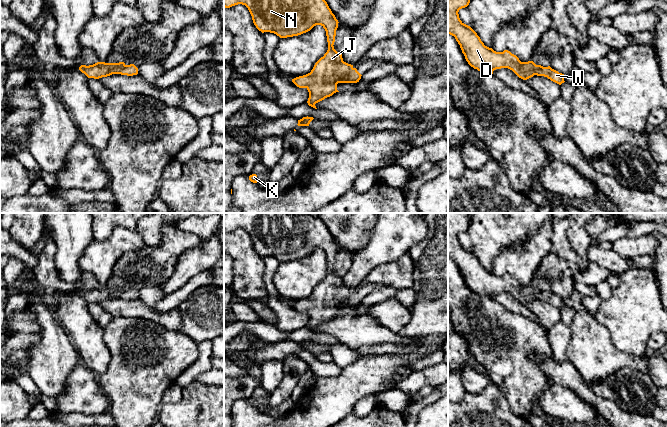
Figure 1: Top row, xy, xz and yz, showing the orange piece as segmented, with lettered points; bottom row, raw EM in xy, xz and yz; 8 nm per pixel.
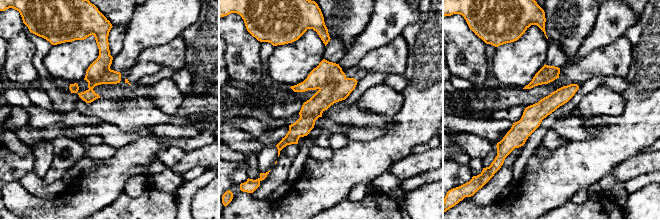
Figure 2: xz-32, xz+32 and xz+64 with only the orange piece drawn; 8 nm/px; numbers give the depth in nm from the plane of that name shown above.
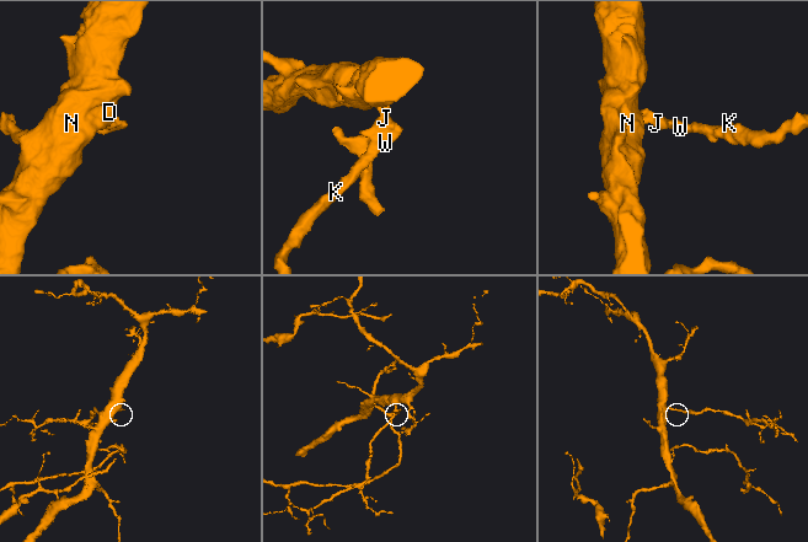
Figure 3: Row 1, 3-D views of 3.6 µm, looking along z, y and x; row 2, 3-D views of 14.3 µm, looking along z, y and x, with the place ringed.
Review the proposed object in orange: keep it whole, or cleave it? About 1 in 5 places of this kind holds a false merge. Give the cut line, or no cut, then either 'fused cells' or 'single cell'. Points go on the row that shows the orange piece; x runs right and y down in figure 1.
cut none; single cell

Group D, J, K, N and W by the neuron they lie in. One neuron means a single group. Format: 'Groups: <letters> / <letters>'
Groups: D J K N W

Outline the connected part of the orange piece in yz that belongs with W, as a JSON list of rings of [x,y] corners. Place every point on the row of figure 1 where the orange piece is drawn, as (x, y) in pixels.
[[[448,0],[448,34],[455,37],[471,67],[491,74],[496,69],[508,68],[523,80],[537,75],[547,77],[559,85],[565,82],[564,74],[550,66],[536,65],[533,61],[521,62],[508,50],[496,52],[485,46],[477,33],[459,18],[459,10],[467,7],[469,3],[470,0]]]

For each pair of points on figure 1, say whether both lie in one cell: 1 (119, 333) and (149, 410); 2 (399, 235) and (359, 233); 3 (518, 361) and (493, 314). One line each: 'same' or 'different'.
1: same
2: different
3: same

